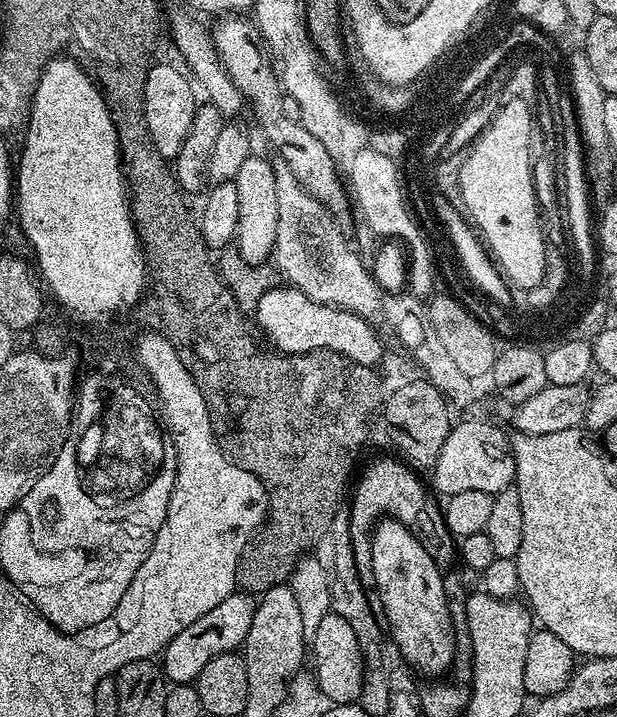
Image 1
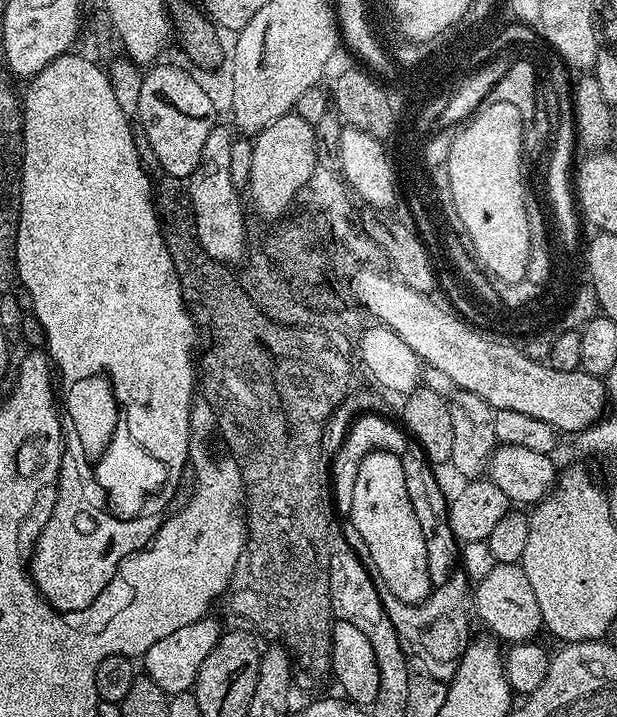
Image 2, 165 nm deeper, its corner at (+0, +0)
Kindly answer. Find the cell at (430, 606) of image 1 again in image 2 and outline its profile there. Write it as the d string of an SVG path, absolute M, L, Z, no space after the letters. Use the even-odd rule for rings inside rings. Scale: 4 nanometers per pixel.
M360 468L357 470L357 478L354 485L353 500L346 504L346 510L348 510L348 516L350 519L350 527L354 530L358 530L358 534L366 542L366 546L370 549L370 565L378 566L378 574L382 581L386 582L386 586L390 592L400 598L403 603L410 605L420 606L424 601L432 594L434 585L431 580L431 571L428 568L428 551L426 550L426 538L424 537L424 531L422 526L418 522L416 517L416 511L412 505L412 499L410 494L406 490L406 477L400 473L400 468Z

